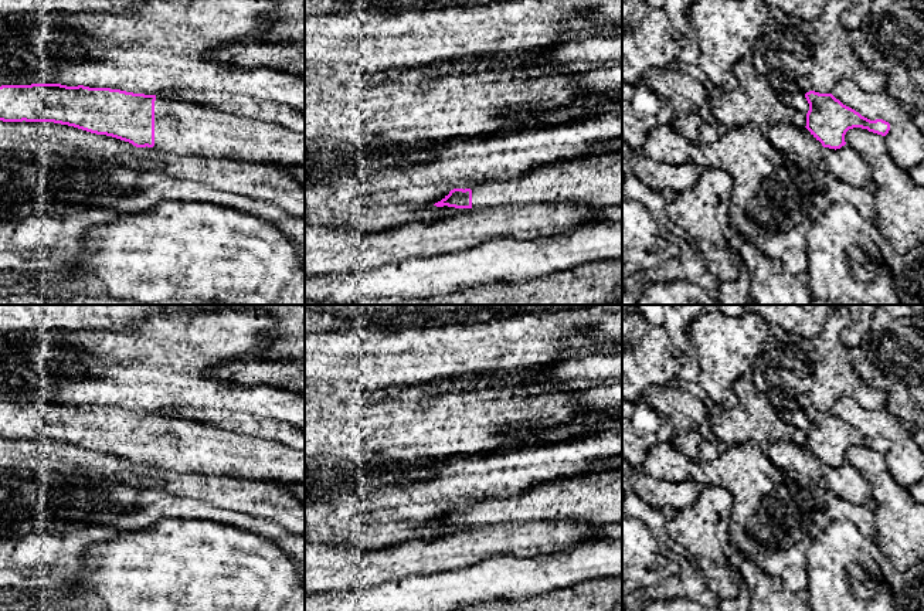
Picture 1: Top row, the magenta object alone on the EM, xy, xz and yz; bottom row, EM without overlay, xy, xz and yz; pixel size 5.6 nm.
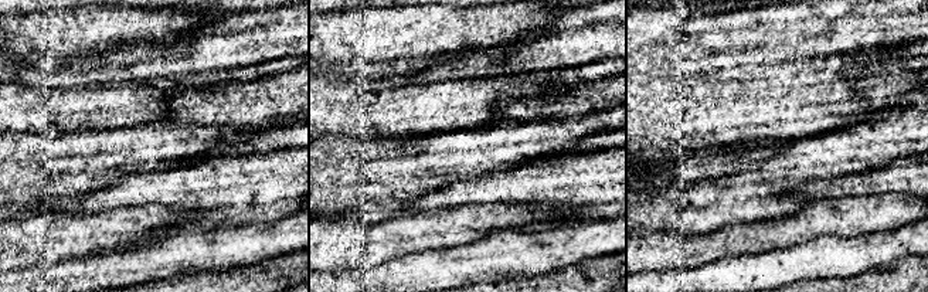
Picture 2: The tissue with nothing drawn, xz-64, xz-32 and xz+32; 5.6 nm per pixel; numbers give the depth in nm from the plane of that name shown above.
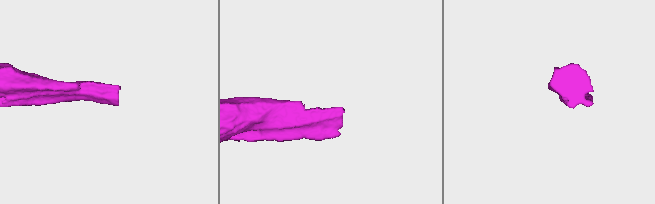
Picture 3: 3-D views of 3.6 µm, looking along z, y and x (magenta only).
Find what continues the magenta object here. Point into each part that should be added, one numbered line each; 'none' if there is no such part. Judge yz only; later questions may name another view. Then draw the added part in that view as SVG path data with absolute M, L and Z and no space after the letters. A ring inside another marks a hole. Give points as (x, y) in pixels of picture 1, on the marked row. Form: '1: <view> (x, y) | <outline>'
none

